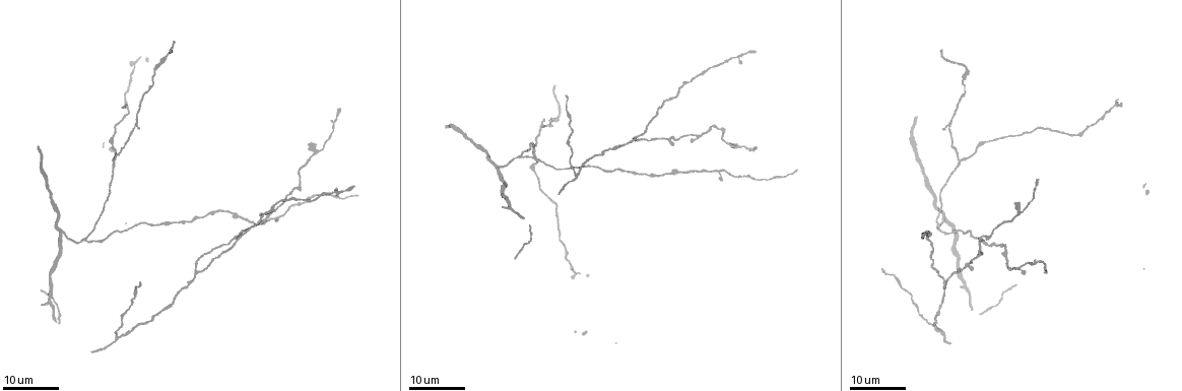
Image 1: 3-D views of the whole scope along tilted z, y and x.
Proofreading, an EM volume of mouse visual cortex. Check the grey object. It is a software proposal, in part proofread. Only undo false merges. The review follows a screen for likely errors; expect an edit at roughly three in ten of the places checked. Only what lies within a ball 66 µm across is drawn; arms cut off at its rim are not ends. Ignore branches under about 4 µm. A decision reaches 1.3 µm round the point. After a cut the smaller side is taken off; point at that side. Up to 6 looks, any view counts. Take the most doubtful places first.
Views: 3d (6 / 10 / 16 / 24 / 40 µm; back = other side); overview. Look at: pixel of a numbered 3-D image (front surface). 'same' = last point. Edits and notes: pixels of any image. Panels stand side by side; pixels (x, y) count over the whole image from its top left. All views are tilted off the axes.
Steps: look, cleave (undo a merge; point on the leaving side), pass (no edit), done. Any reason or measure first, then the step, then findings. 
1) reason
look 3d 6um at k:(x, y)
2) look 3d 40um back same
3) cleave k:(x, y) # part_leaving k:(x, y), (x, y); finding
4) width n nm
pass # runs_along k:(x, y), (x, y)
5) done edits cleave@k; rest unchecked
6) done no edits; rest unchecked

branch point
look 3d 24um at 1:(269, 214)

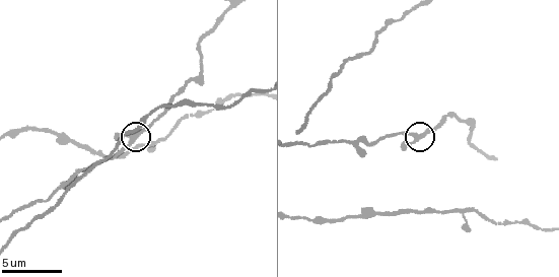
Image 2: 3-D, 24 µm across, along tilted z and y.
zoom in
look 3d 6um at 2:(418, 138)

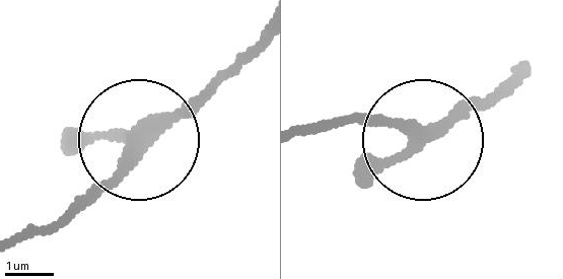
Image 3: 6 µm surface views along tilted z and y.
side_arm 28 um
pass # continuous, no second neuron

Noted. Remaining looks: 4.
side arm on a straight run
look 3d 16um at 1:(637, 136)

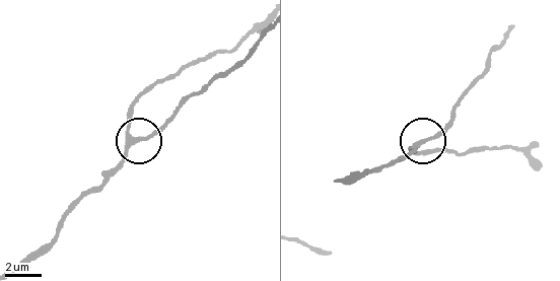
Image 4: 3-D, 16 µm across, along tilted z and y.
closer look
look 3d 10um at 4:(139, 139)

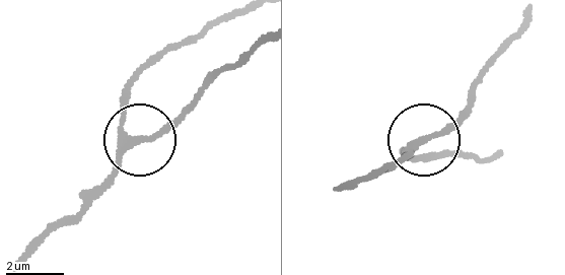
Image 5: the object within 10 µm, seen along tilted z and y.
width 220 nm
pass # continuous, no second neuron

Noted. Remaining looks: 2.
three-way junction
look 3d 16um at 1:(518, 157)

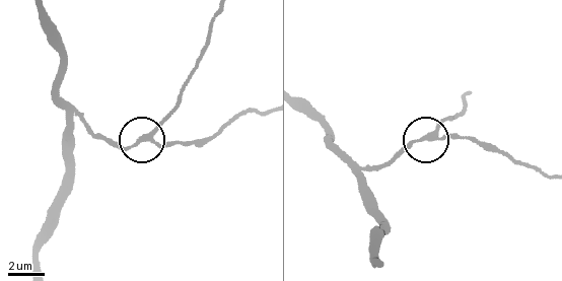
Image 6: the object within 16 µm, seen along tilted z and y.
look 3d 6um at 6:(432, 136)

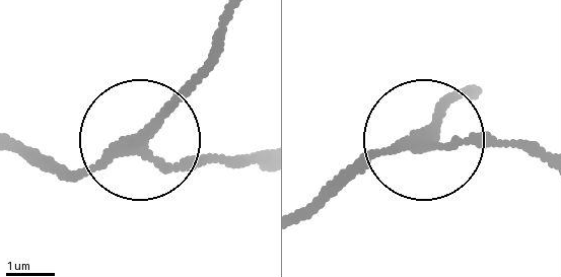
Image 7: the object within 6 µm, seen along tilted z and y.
width 220 nm
pass # runs_along 7:(540, 159), (501, 139), (405, 142), (363, 154), (332, 184); all the same neuron

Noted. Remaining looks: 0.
done no edits; rest unchecked

